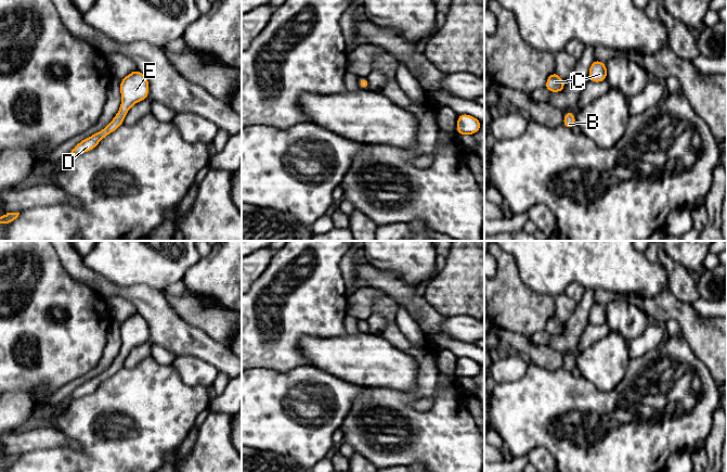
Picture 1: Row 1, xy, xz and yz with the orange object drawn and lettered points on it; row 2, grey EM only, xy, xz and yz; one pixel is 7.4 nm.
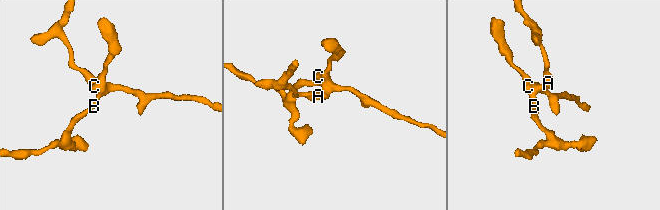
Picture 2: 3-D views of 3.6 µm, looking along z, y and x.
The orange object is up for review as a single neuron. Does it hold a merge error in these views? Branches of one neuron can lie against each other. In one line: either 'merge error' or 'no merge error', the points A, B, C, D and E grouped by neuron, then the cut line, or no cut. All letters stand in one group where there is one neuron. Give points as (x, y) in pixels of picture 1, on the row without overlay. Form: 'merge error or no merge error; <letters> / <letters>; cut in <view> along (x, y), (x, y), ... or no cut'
no merge error; A B C D E; no cut

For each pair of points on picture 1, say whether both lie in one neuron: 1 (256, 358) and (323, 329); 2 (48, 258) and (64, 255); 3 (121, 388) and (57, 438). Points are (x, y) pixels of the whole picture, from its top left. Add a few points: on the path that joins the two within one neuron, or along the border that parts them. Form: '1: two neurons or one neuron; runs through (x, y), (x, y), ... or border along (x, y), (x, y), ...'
1: one neuron; runs through (272, 344), (278, 343), (293, 329), (307, 329)
2: two neurons; border along (55, 252), (63, 268), (72, 278)
3: two neurons; border along (69, 439), (67, 446), (41, 448)

